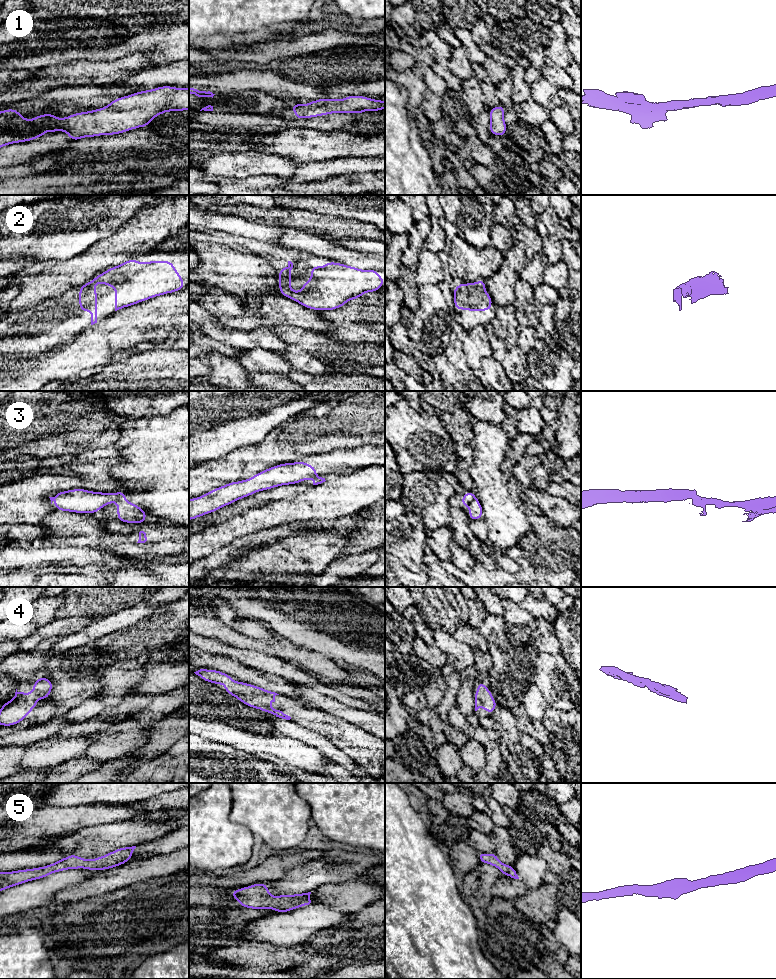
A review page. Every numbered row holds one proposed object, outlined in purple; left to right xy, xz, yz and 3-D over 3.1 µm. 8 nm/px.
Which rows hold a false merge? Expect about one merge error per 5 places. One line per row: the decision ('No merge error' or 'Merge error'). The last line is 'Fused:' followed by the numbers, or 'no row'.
1: No merge error
2: No merge error
3: Merge error
4: No merge error
5: No merge error
Fused: 3

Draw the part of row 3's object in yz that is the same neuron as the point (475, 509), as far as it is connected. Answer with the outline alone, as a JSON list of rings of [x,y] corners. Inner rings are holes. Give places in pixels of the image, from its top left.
[[[477,498],[471,501],[468,505],[469,507],[469,520],[478,520],[482,519],[483,509],[481,503]]]

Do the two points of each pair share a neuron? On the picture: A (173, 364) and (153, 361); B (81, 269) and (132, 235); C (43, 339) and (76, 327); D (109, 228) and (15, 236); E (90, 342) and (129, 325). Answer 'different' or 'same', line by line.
A: same
B: same
C: same
D: same
E: same

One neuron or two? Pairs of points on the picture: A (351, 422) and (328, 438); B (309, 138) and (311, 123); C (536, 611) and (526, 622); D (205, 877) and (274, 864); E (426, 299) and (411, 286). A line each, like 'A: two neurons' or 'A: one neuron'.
A: one neuron
B: two neurons
C: two neurons
D: one neuron
E: two neurons

